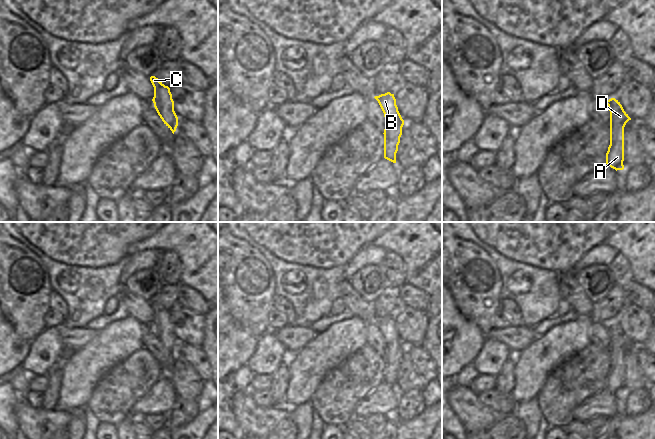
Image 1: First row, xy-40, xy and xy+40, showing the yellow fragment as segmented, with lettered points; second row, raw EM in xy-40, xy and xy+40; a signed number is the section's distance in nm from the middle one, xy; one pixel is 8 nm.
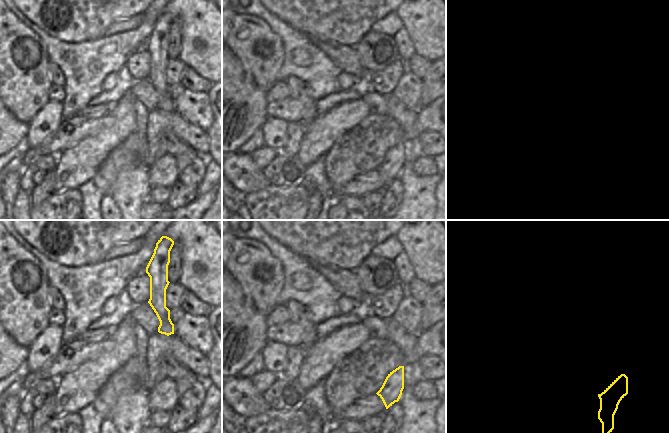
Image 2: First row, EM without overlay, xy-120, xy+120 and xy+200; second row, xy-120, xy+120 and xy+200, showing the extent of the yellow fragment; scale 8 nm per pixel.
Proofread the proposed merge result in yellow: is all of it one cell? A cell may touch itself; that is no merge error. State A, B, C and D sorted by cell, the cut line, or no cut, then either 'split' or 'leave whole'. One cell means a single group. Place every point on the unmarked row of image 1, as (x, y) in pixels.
A B C D | no cut | leave whole

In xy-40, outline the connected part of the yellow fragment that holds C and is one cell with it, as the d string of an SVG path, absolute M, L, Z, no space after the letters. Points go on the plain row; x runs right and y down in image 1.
M151 300L150 305L154 311L154 321L152 323L154 331L164 348L174 358L178 350L178 341L174 335L174 325L170 312L155 300Z

